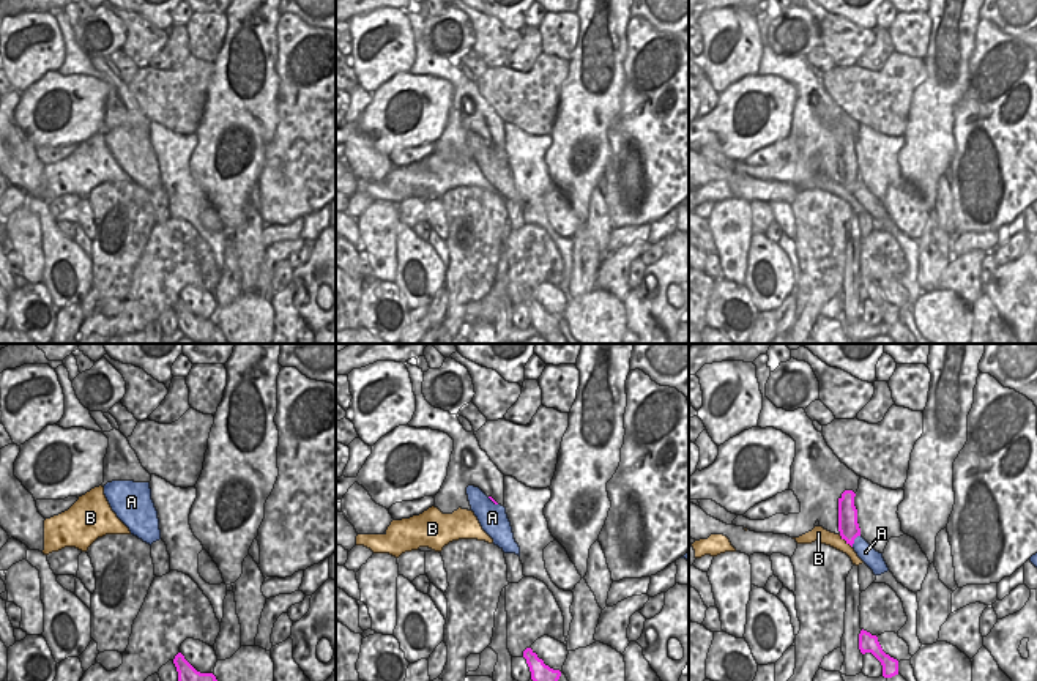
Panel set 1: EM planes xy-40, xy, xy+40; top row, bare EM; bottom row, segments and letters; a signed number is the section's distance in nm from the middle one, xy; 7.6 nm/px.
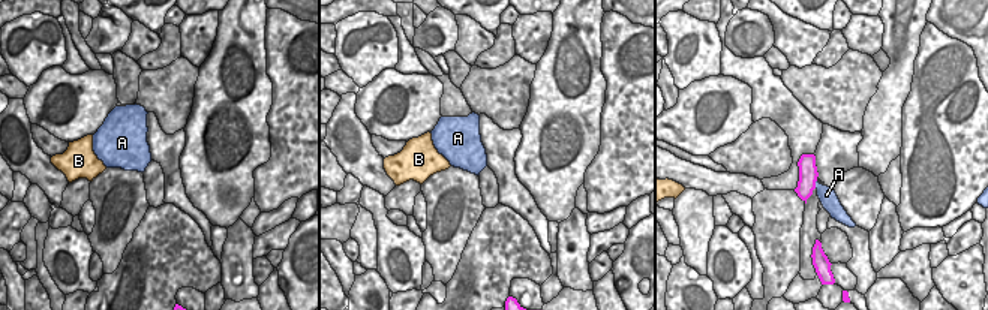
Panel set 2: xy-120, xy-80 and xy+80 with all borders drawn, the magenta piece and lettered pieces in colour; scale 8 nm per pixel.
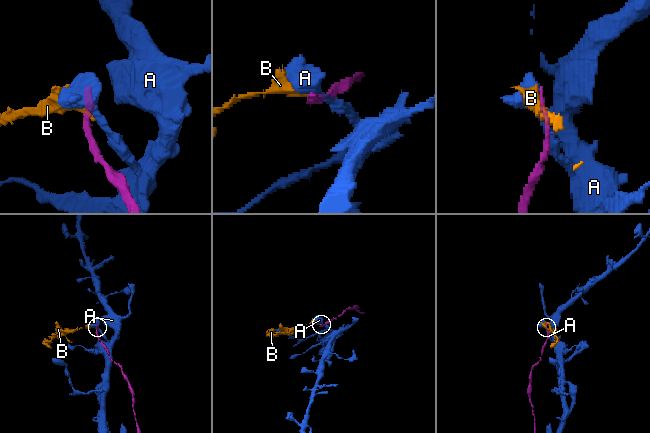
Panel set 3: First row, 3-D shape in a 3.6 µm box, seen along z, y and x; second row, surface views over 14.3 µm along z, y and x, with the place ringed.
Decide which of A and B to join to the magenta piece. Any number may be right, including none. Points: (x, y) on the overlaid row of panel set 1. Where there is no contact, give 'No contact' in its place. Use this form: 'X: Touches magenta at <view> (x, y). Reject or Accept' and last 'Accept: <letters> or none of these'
A: Touches magenta at xy+40 (853, 541). Reject
B: Touches magenta at xy+40 (845, 539). Reject
Accept: none of these

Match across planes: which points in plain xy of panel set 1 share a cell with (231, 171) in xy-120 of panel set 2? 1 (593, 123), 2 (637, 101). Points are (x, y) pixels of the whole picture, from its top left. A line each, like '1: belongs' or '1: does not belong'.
1: belongs
2: does not belong

